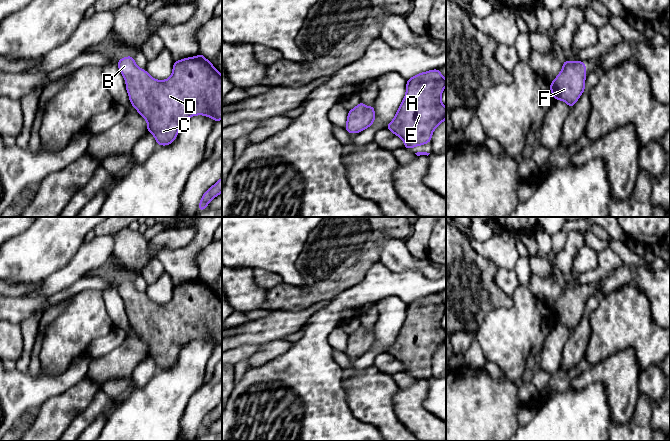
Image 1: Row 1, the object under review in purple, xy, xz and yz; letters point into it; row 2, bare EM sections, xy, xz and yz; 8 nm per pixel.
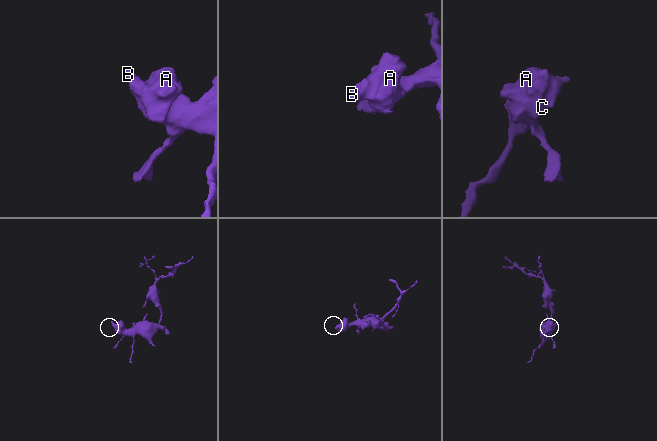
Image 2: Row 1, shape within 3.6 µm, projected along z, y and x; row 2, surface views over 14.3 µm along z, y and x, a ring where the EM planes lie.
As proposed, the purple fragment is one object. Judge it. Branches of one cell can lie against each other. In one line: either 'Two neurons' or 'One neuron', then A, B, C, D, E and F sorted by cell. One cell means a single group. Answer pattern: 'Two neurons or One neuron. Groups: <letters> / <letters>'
One neuron. Groups: A B C D E F

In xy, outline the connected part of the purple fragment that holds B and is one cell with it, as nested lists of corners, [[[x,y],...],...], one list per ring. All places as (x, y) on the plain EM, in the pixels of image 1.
[[[203,278],[175,285],[170,302],[163,305],[140,293],[133,280],[124,281],[117,287],[126,305],[131,328],[147,345],[147,355],[153,358],[158,369],[171,368],[187,342],[205,339],[215,346],[222,343],[222,299]]]

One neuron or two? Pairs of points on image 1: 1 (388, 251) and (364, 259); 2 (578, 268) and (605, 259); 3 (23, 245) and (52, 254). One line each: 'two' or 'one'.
1: two
2: two
3: one

